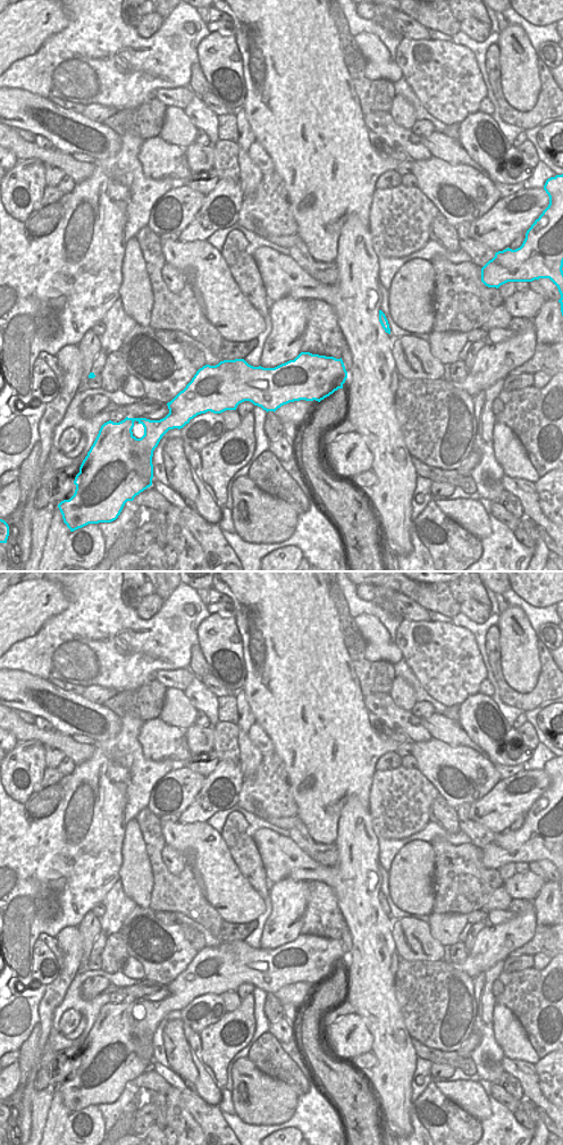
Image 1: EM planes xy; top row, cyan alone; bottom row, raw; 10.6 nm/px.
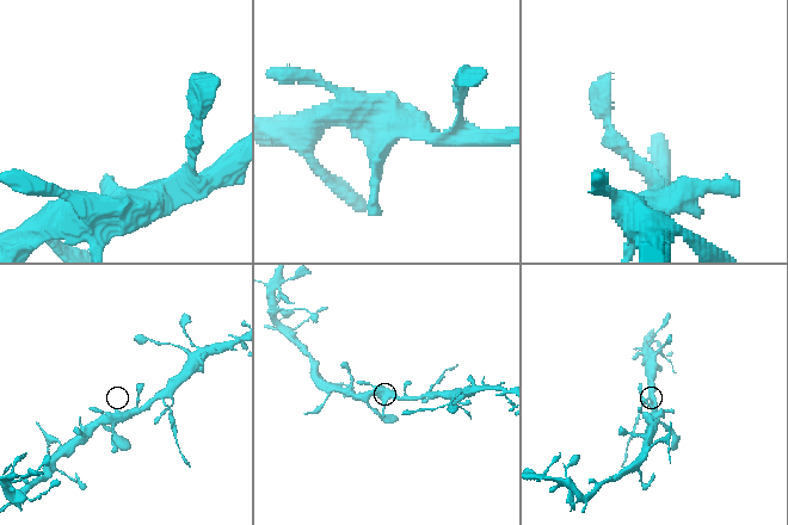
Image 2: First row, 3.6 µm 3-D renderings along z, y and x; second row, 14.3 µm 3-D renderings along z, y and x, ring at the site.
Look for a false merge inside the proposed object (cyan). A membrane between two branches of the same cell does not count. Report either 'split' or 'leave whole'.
leave whole

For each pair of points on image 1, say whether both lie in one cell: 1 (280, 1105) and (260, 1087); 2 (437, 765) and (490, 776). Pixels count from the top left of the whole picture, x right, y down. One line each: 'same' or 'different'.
1: same
2: same

